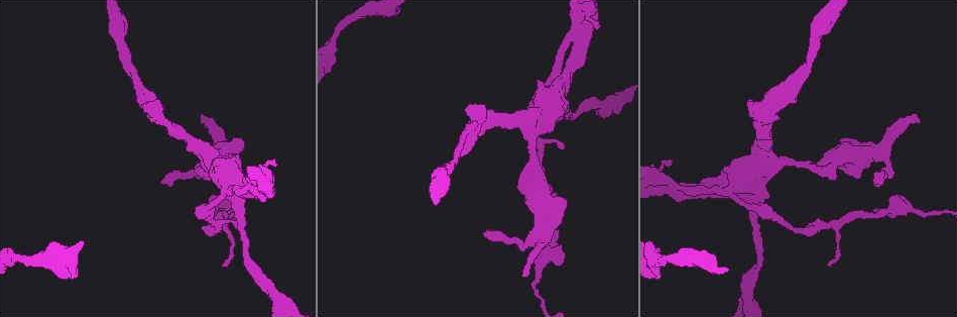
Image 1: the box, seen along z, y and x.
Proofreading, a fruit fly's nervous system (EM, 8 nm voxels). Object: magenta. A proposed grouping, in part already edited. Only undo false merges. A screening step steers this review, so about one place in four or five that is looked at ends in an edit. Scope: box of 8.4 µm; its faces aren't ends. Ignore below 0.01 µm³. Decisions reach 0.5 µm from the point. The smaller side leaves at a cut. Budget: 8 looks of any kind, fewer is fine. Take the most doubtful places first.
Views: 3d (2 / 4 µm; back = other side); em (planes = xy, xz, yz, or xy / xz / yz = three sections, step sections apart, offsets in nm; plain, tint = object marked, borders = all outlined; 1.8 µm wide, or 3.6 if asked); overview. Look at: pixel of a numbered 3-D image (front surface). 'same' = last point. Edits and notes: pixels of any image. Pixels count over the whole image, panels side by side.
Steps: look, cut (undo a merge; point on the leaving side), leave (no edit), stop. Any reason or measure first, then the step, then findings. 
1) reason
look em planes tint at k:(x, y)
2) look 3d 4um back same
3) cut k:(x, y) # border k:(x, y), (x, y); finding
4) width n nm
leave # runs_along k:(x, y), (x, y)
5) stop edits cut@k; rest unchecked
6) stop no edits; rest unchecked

two arms at a narrow angle
look em 3.6um xy step 8 tint at 1:(732, 184)

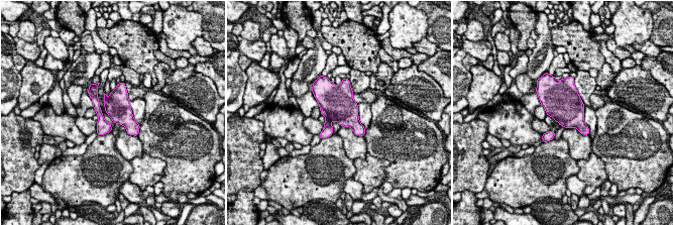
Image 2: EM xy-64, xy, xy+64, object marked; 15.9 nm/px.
width 480 nm
leave # one neuron here

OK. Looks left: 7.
touches itself
look em planes borders at 1:(661, 188)

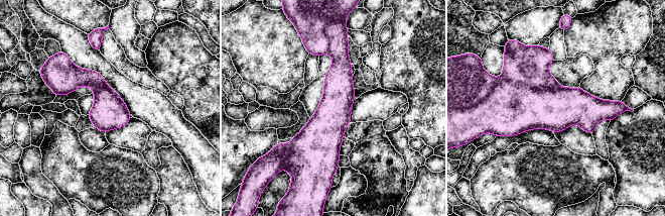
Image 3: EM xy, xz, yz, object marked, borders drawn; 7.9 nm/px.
leave # runs_along 3:(328, 45), (338, 55), (335, 167); all the same neuron

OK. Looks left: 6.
a fork
look em 3.6um xy step 16 tint at 1:(479, 119)

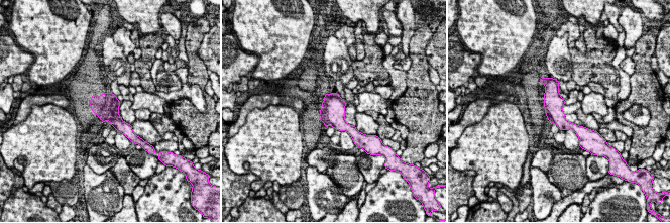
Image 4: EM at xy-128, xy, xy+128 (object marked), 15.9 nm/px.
cut it another way
look em 3.6um planes tint same

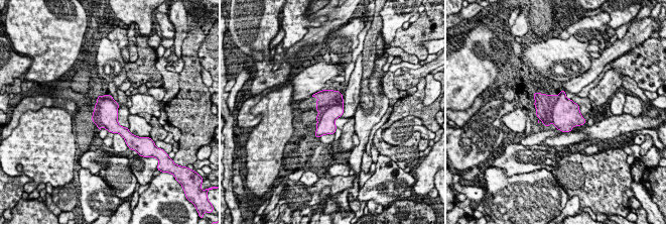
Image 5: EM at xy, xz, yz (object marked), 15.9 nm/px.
leave # continuous, no second neuron

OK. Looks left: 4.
stop no edits; rest unchecked

